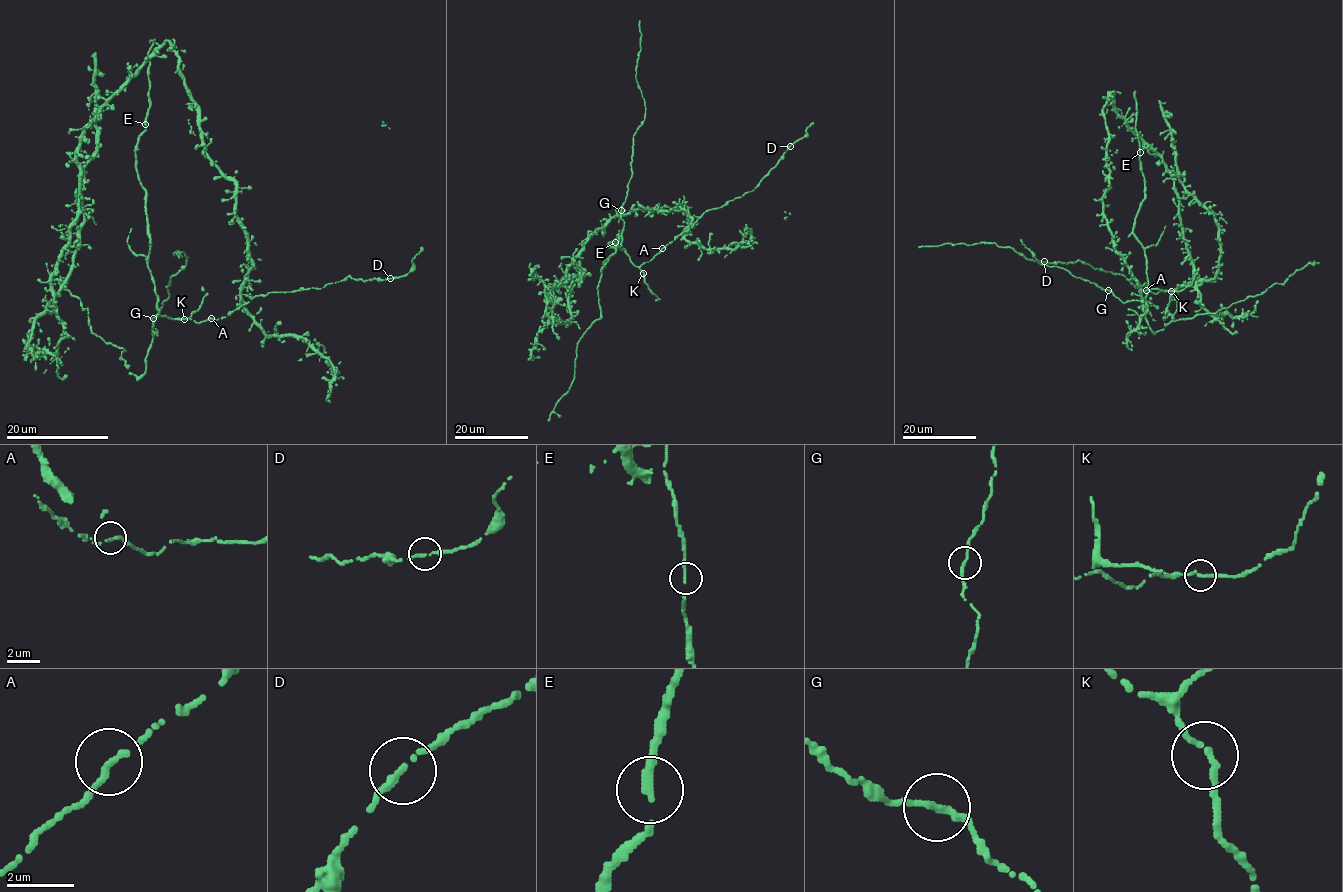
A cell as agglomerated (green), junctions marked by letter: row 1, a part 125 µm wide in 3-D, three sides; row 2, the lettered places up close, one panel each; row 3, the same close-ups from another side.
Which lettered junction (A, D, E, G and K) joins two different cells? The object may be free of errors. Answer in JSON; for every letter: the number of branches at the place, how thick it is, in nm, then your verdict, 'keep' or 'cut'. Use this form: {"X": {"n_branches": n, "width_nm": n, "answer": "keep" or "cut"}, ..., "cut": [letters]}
{"A": {"n_branches": 2, "width_nm": 190, "answer": "keep"}, "D": {"n_branches": 2, "width_nm": 190, "answer": "keep"}, "E": {"n_branches": 2, "width_nm": 200, "answer": "keep"}, "G": {"n_branches": 2, "width_nm": 200, "answer": "keep"}, "K": {"n_branches": 2, "width_nm": 200, "answer": "keep"}, "cut": []}

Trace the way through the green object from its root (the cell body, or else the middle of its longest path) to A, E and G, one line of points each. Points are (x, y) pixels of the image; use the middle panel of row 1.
A: (653, 209), (671, 211), (679, 204), (691, 219), (684, 231), (687, 234), (686, 231), (680, 234), (662, 248)
E: (653, 209), (679, 204), (691, 219), (687, 234), (639, 266), (617, 234), (608, 245), (615, 242)
G: (653, 209), (671, 211), (679, 204), (691, 222), (687, 234), (680, 234), (639, 266), (620, 247), (621, 211)

